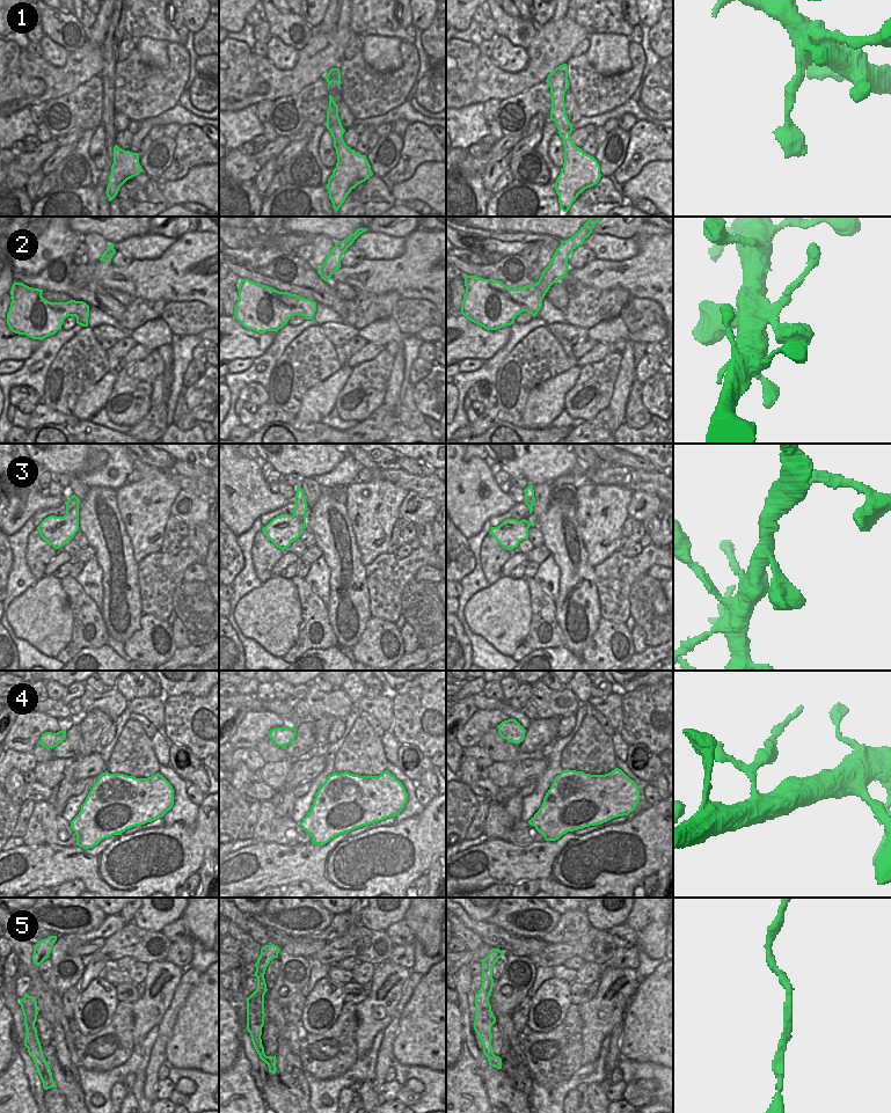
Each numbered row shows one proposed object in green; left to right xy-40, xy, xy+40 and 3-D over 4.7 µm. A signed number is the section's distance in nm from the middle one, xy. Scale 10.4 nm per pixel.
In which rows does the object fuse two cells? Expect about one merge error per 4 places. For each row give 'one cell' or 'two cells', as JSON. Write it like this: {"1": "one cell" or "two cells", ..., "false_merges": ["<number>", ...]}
{"1": "one cell", "2": "one cell", "3": "one cell", "4": "two cells", "5": "one cell", "false_merges": ["4"]}

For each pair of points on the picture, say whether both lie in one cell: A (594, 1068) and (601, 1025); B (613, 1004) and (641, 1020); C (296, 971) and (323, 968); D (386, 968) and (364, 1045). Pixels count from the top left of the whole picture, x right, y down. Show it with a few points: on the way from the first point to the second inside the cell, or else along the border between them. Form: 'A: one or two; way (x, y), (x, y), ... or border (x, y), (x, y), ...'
A: two; border (608, 1034), (603, 1040), (598, 1056), (582, 1066)
B: two; border (637, 987), (621, 1022)
C: two; border (312, 963), (308, 981), (299, 991)
D: one; way (378, 987), (373, 993), (371, 1020), (367, 1026)

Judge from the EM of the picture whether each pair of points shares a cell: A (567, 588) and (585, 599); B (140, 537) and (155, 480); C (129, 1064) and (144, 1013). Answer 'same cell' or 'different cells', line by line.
A: same cell
B: same cell
C: different cells

